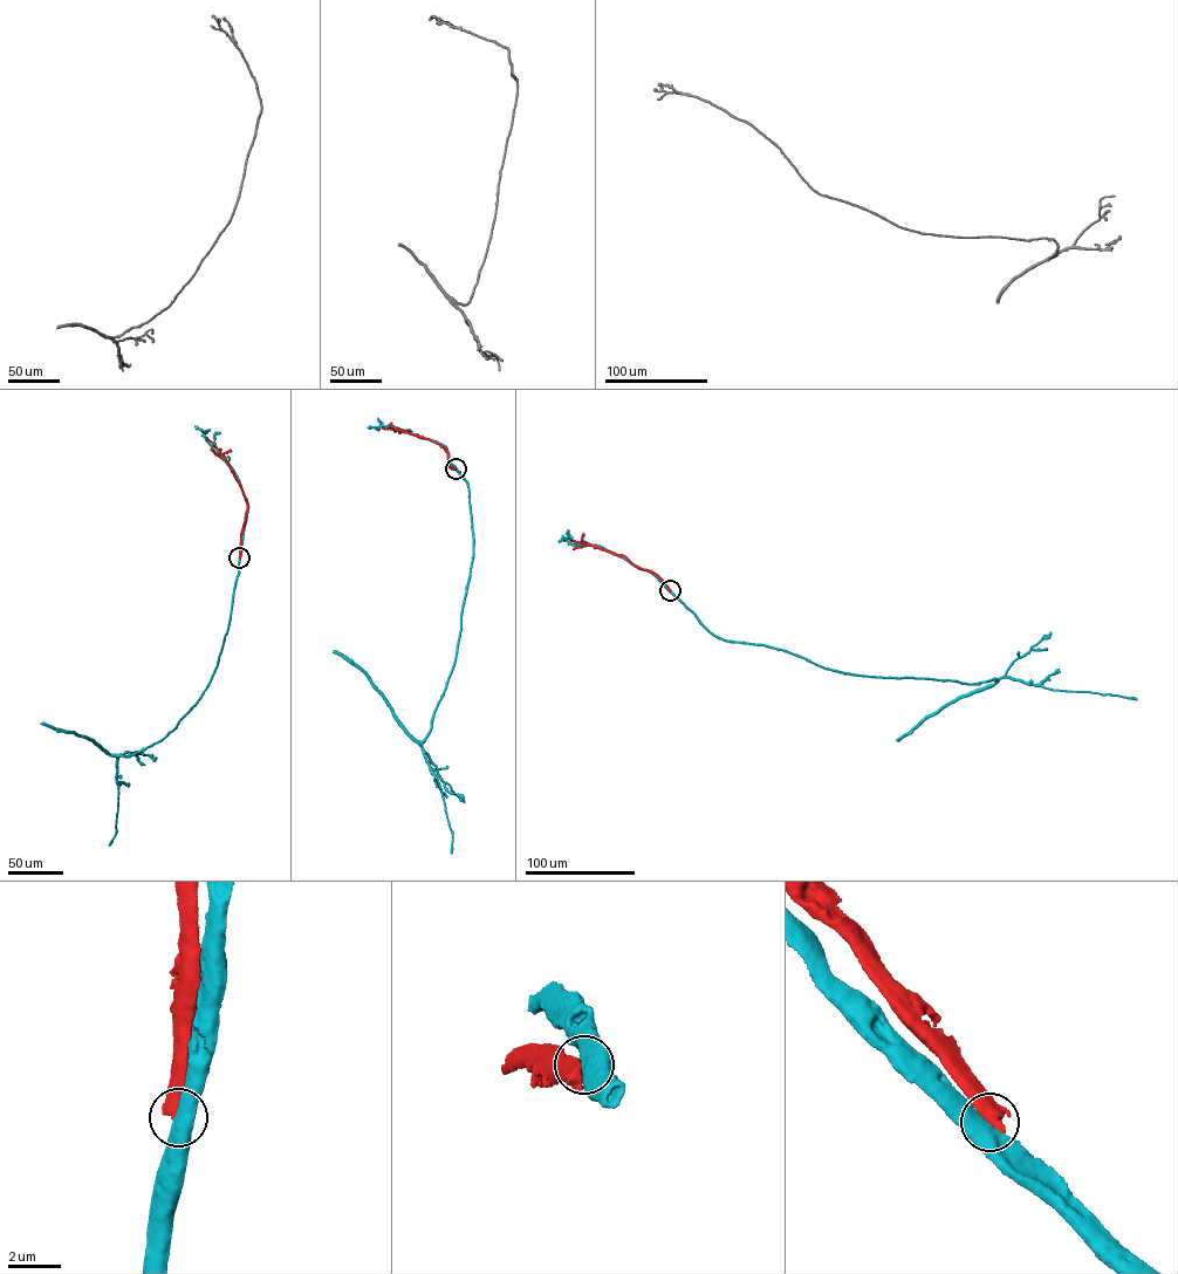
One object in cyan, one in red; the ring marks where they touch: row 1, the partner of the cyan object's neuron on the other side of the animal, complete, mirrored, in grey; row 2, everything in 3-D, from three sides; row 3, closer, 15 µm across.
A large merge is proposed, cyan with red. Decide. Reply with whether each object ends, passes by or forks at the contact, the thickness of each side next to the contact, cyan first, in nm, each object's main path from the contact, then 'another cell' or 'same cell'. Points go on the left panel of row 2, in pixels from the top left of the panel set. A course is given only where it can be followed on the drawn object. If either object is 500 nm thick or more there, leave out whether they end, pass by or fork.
calibres 600 and 600 nm; course cyan (239, 557), (227, 631), (214, 671), (198, 703), (162, 741), (128, 757), (107, 752); course red (239, 557), (247, 504), (224, 456), (206, 437); another cell

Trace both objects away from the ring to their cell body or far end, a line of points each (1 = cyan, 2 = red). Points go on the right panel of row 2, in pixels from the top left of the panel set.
1: (670, 590), (711, 632), (723, 639), (786, 650), (823, 668), (853, 675), (977, 684), (995, 680), (988, 686)
2: (670, 590), (656, 575), (635, 566), (625, 556), (570, 540)

